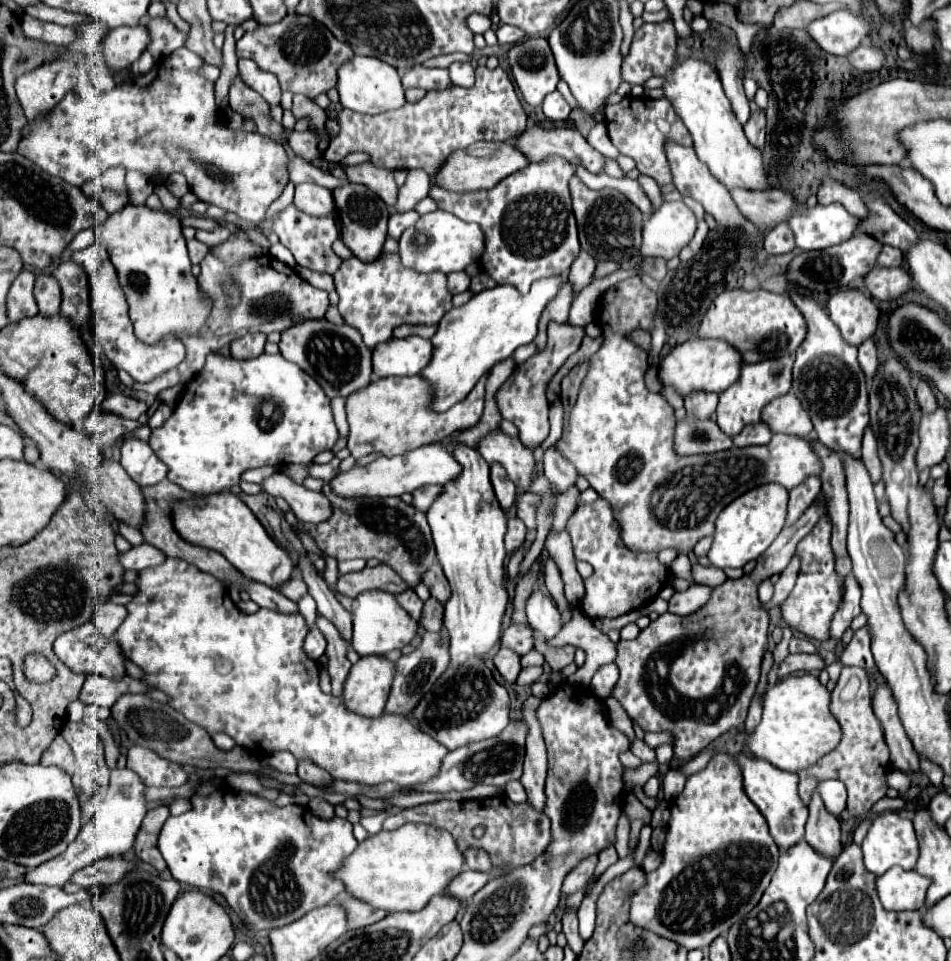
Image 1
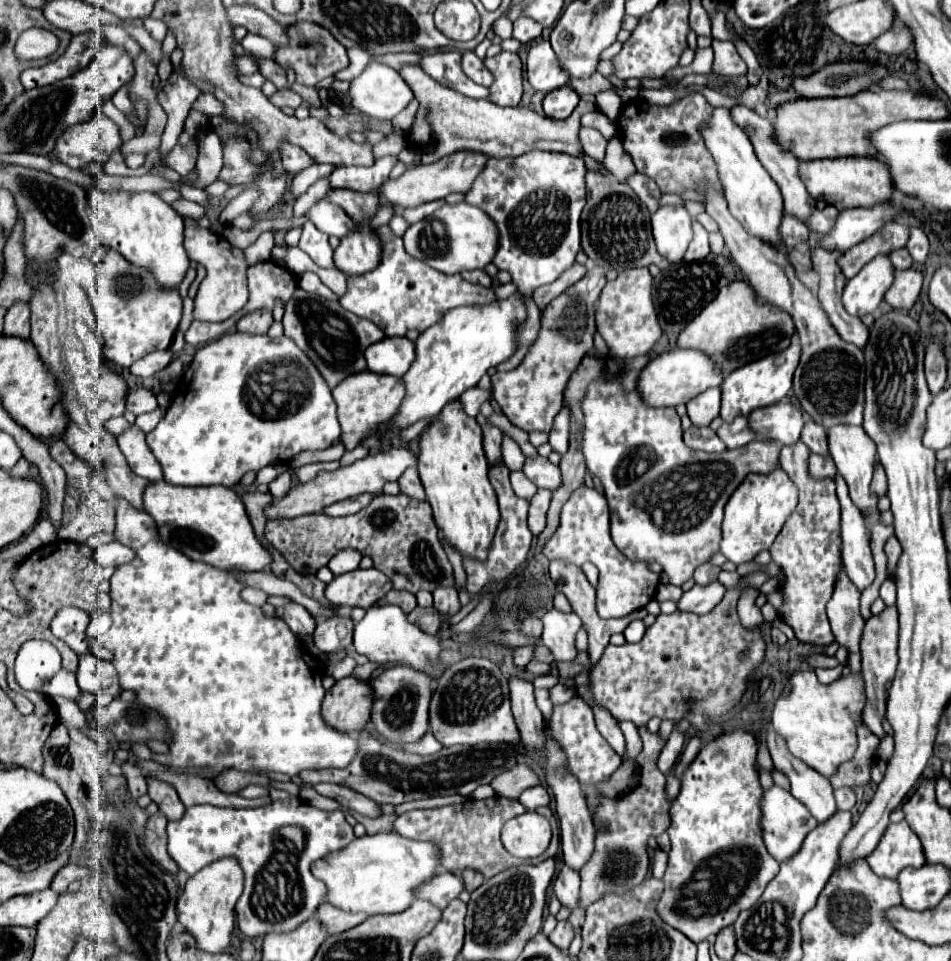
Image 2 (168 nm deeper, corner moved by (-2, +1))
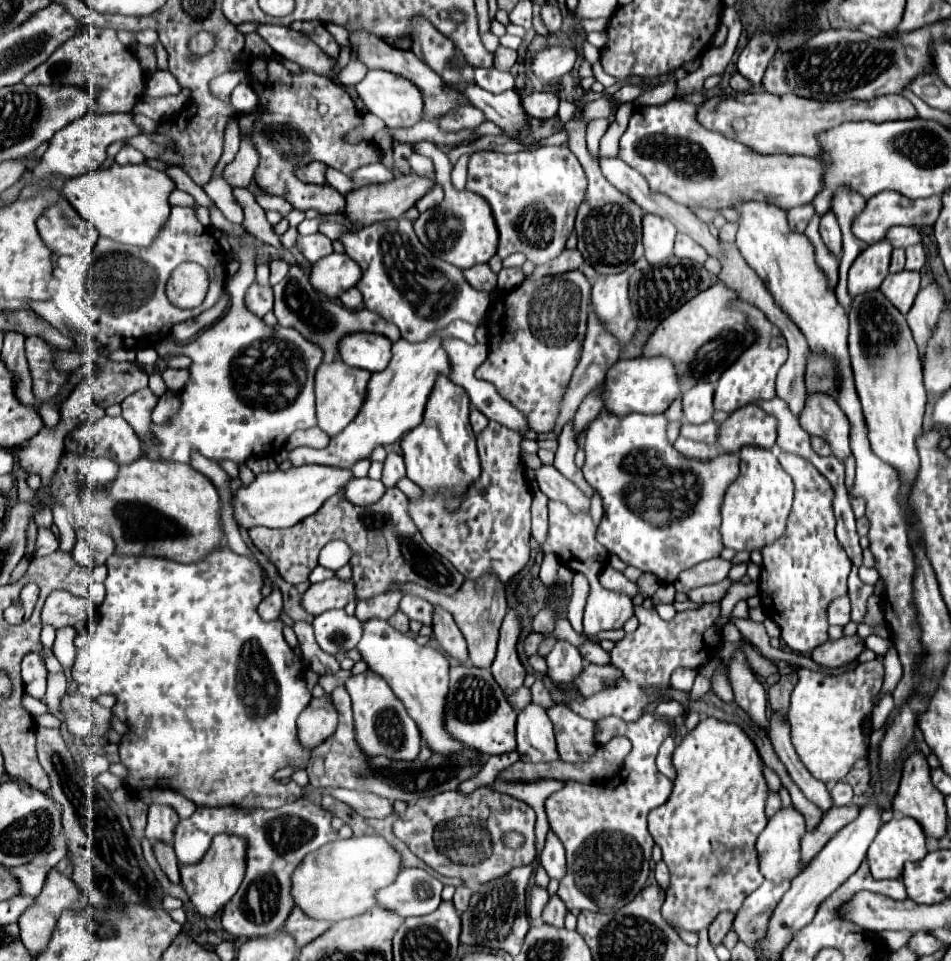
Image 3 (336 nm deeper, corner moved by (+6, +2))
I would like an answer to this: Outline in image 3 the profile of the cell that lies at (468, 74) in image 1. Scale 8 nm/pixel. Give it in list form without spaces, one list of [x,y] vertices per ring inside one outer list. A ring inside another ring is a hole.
[[[475,67],[473,71],[475,71],[475,75],[473,75],[475,83],[477,83],[481,89],[485,89],[485,91],[503,93],[503,91],[507,91],[507,89],[513,89],[515,79],[513,79],[513,75],[509,75],[509,73],[501,73],[501,71],[493,69],[493,67],[489,67],[489,69]]]

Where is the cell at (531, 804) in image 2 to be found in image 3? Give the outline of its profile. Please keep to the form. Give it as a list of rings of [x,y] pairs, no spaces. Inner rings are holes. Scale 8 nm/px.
[[[645,713],[635,723],[623,723],[617,721],[617,717],[609,717],[605,719],[603,731],[605,739],[623,735],[633,743],[621,775],[591,785],[567,781],[561,791],[545,799],[549,827],[567,851],[567,877],[559,883],[557,895],[567,909],[577,907],[597,913],[617,911],[645,887],[653,849],[647,815],[651,809],[663,805],[673,791],[673,781],[655,767],[657,749],[671,733],[667,721],[651,713]]]

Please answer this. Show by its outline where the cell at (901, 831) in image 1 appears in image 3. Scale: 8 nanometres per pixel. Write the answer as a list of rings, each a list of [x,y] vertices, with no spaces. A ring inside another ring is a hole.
[[[895,817],[881,825],[867,851],[867,861],[875,879],[897,879],[907,861],[919,861],[925,855],[925,835],[919,823],[915,819]]]

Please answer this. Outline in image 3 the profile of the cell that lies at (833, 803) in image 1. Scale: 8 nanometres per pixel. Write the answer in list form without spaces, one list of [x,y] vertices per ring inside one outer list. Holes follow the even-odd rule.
[[[837,783],[831,789],[833,805],[851,805],[851,797],[853,797],[853,789],[847,783]]]

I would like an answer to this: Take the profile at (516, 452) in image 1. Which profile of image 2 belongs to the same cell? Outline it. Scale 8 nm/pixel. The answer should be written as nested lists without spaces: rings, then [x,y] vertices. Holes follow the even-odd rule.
[[[527,458],[523,472],[527,474],[529,480],[537,484],[537,488],[547,488],[547,490],[557,490],[563,484],[561,470],[557,464],[551,464],[547,458]]]

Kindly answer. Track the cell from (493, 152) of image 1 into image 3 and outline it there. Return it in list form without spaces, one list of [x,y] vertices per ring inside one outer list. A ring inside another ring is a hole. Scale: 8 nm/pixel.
[[[411,171],[411,173],[399,175],[399,177],[395,177],[393,181],[387,181],[387,183],[359,187],[359,189],[353,189],[345,195],[345,211],[343,213],[355,225],[371,225],[371,223],[377,223],[377,221],[399,219],[407,209],[413,207],[413,203],[417,203],[427,191],[431,191],[433,185],[435,185],[435,179],[421,177],[421,175]]]

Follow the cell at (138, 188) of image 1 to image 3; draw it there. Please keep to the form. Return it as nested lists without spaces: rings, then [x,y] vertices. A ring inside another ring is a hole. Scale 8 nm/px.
[[[121,147],[121,151],[117,153],[115,161],[117,161],[119,165],[127,165],[127,163],[143,163],[145,157],[143,157],[143,153],[137,151],[135,147]]]

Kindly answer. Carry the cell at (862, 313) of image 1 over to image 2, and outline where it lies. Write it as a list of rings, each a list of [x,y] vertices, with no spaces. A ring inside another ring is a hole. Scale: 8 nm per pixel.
[[[875,256],[875,260],[867,262],[863,270],[853,276],[843,290],[843,306],[853,316],[871,314],[879,308],[883,294],[893,284],[895,268],[889,256]]]

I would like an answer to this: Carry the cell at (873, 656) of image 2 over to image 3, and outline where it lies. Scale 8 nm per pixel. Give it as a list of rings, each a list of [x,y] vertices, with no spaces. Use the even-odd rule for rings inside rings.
[[[853,567],[849,573],[849,597],[851,597],[851,621],[853,623],[857,623],[857,625],[865,623],[867,597],[871,593],[873,593],[873,587],[865,585],[857,575],[857,567]]]

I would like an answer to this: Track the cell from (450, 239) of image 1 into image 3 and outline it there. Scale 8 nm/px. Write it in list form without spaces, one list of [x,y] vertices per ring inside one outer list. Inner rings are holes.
[[[417,141],[417,143],[413,143],[413,151],[429,157],[433,161],[437,181],[441,183],[441,187],[445,191],[445,199],[437,207],[427,209],[413,221],[415,235],[419,237],[423,247],[427,247],[435,257],[439,257],[459,269],[467,269],[477,263],[487,263],[497,253],[497,241],[499,241],[499,233],[497,233],[489,205],[483,203],[483,199],[479,199],[479,195],[475,195],[467,189],[457,191],[451,185],[451,181],[449,181],[451,163],[449,163],[447,155],[435,143]]]

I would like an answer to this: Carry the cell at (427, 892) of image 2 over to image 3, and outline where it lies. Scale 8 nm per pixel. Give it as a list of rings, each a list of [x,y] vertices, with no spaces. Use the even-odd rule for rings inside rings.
[[[403,869],[399,877],[377,893],[381,907],[403,917],[429,915],[441,903],[443,883],[423,869]]]

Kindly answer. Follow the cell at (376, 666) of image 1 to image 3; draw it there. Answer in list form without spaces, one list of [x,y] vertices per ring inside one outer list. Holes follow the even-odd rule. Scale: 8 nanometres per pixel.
[[[329,695],[313,697],[307,709],[297,719],[299,739],[305,747],[317,747],[323,743],[331,733],[335,733],[339,725],[339,713]]]

